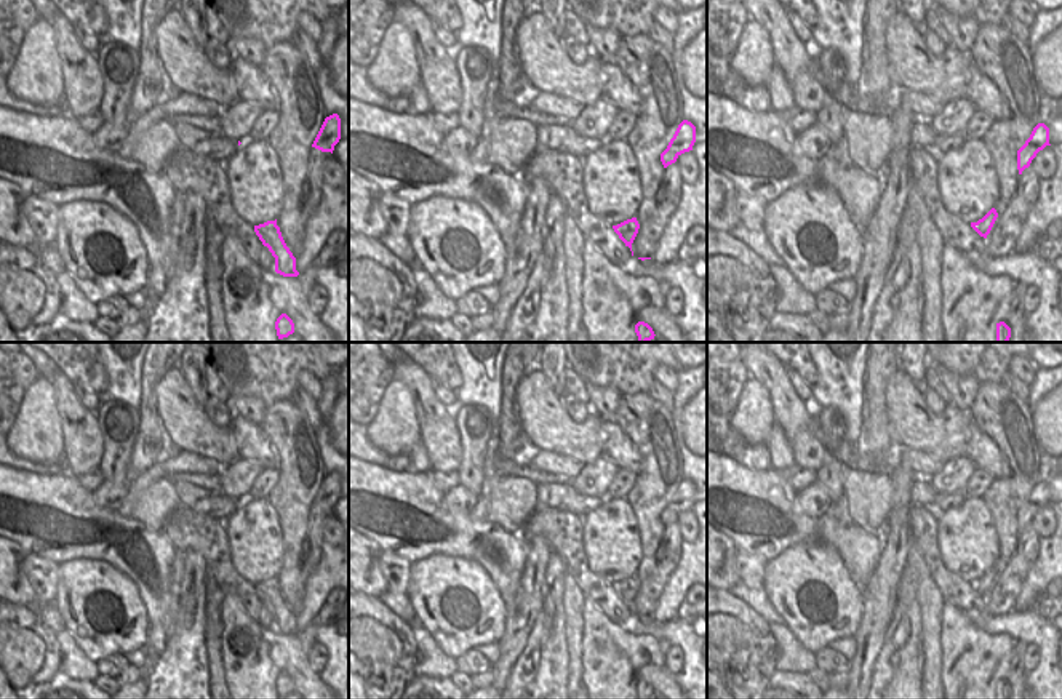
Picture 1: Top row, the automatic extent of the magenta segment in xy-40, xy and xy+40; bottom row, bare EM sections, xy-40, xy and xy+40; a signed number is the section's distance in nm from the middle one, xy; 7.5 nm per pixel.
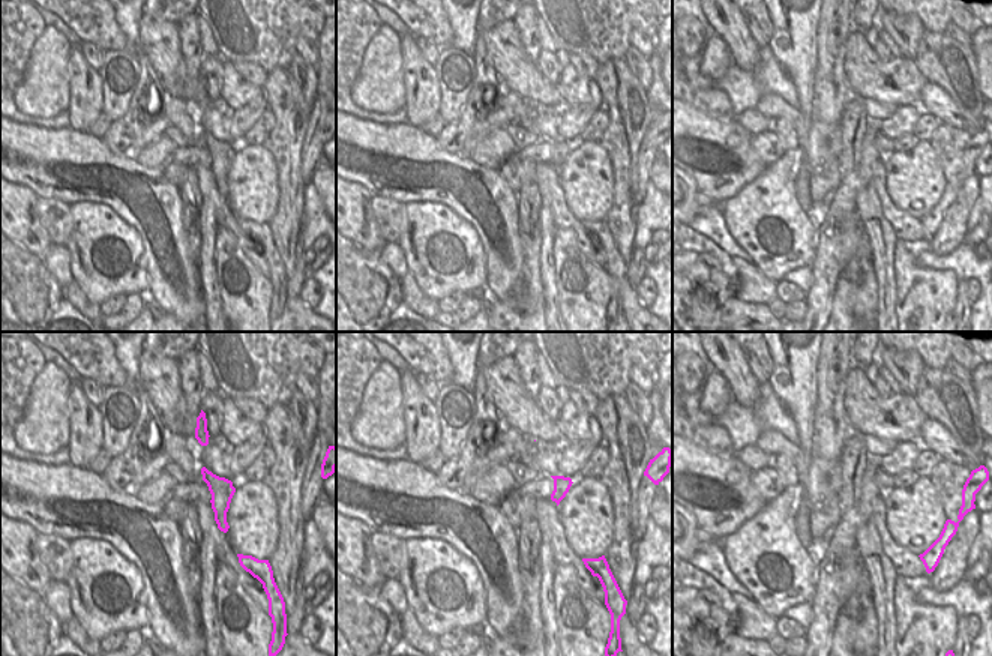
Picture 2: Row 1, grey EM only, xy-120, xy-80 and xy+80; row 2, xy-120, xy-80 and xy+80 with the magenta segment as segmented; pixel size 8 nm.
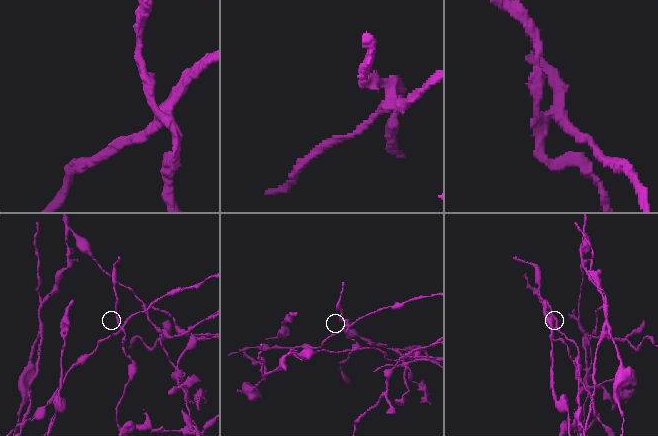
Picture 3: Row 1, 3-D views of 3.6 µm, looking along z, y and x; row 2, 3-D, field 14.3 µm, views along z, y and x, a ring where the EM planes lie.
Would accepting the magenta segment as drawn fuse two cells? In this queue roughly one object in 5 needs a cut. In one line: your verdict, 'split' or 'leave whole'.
split

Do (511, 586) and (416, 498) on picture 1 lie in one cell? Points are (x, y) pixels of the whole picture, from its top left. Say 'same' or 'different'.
same

